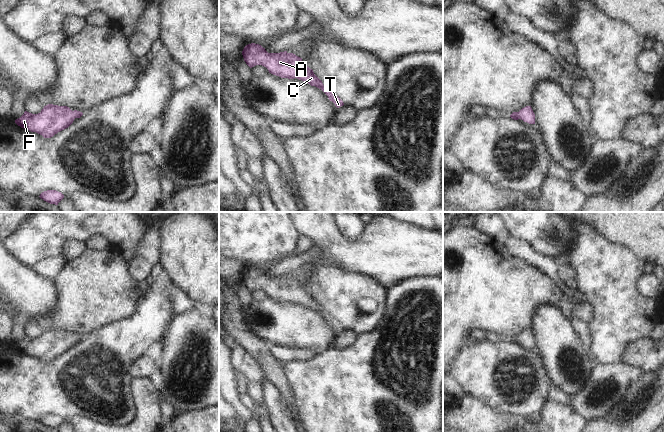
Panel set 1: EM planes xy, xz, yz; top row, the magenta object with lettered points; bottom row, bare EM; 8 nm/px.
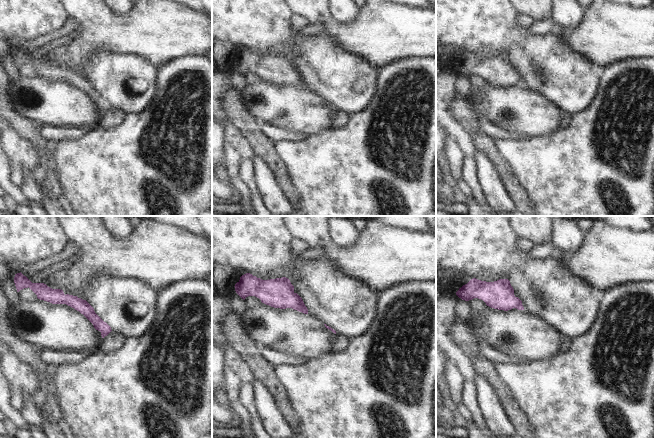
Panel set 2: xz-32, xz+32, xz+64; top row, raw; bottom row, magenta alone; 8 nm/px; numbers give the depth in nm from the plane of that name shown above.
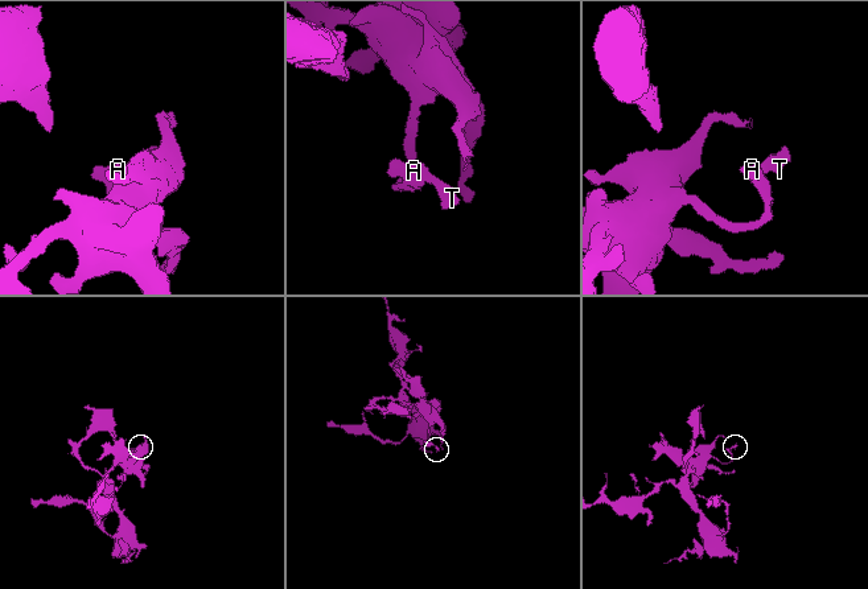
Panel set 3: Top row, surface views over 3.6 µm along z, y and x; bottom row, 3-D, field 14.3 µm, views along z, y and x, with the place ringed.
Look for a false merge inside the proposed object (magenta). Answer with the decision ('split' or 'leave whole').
leave whole

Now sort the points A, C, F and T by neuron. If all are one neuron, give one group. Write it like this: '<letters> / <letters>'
A C F T

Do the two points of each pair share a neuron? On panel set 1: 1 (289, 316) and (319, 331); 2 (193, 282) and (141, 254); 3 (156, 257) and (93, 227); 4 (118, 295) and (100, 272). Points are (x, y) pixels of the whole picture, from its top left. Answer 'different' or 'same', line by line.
1: same
2: different
3: different
4: same

